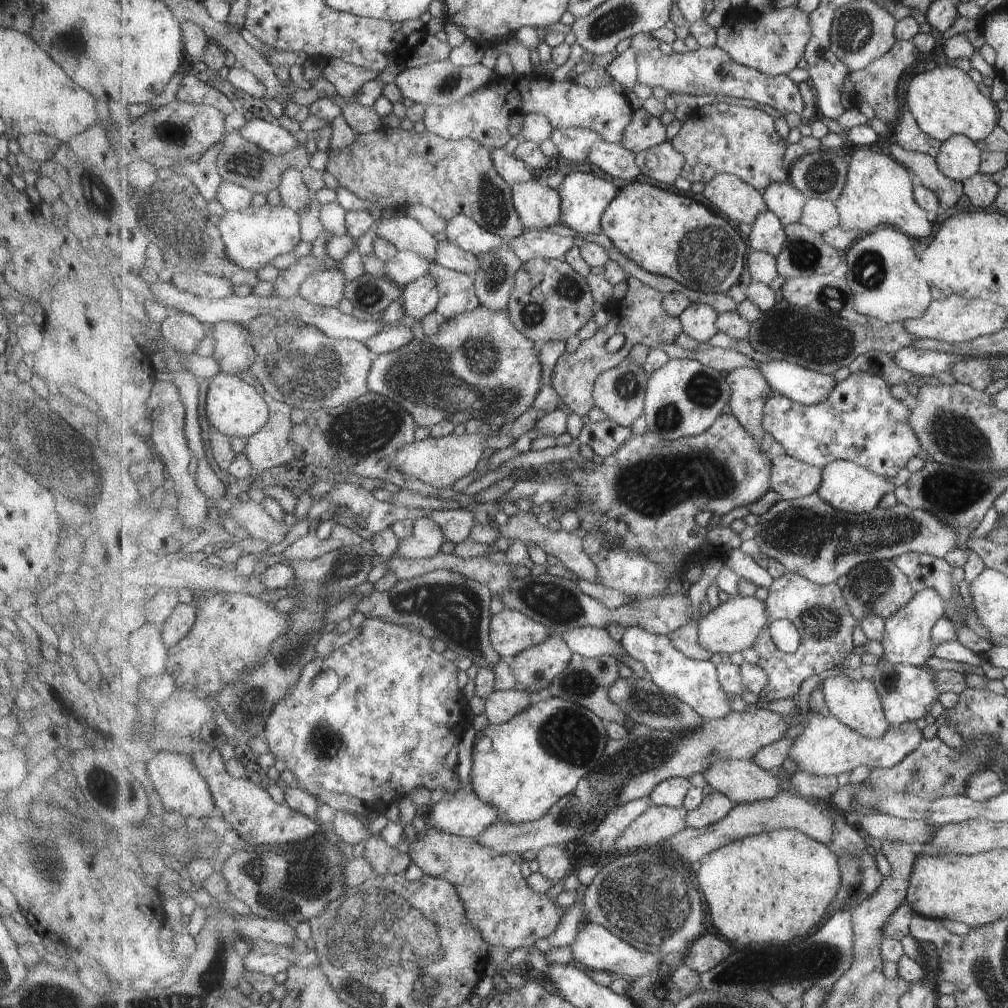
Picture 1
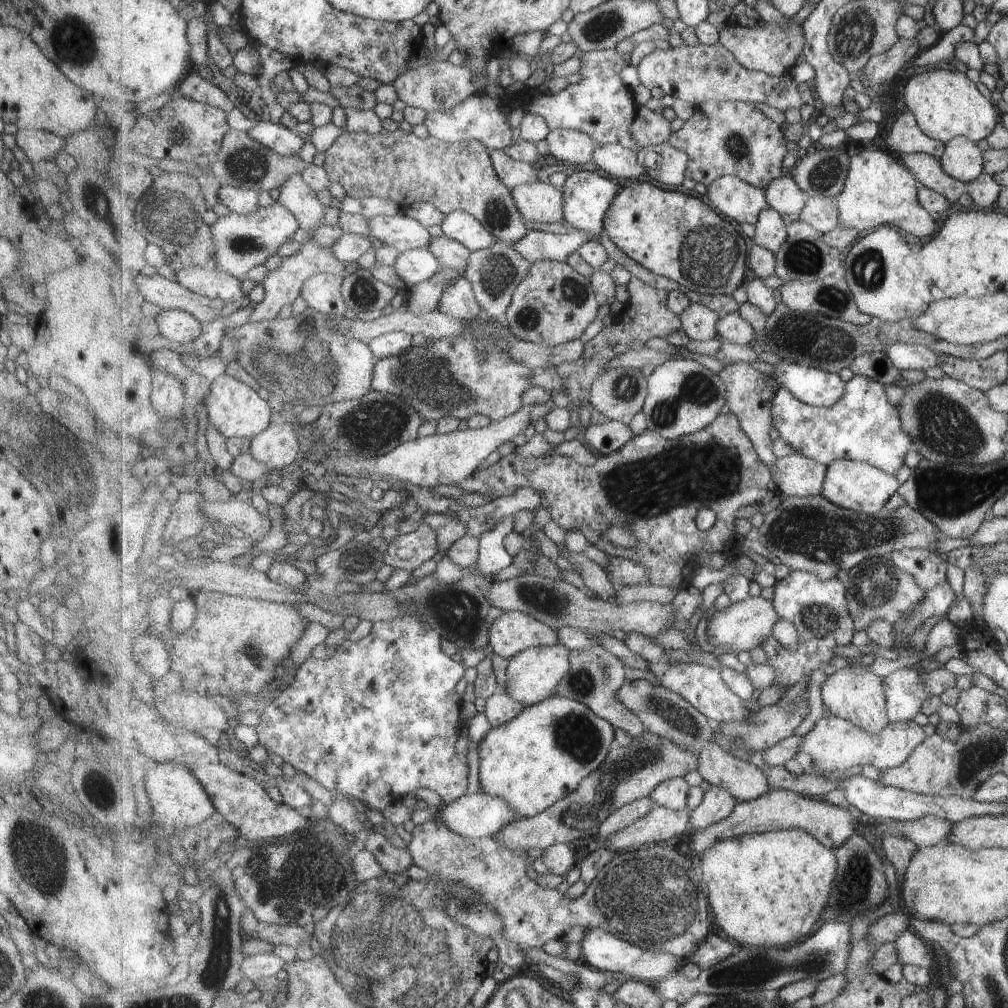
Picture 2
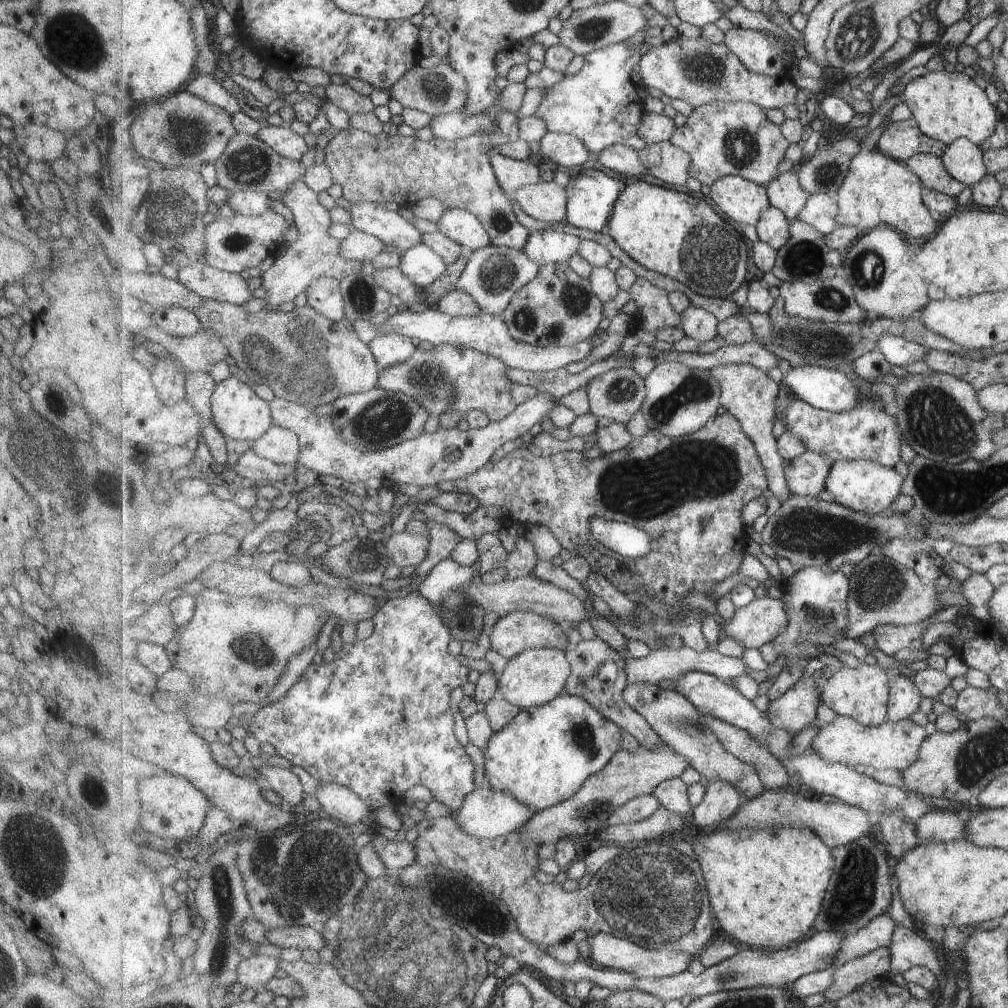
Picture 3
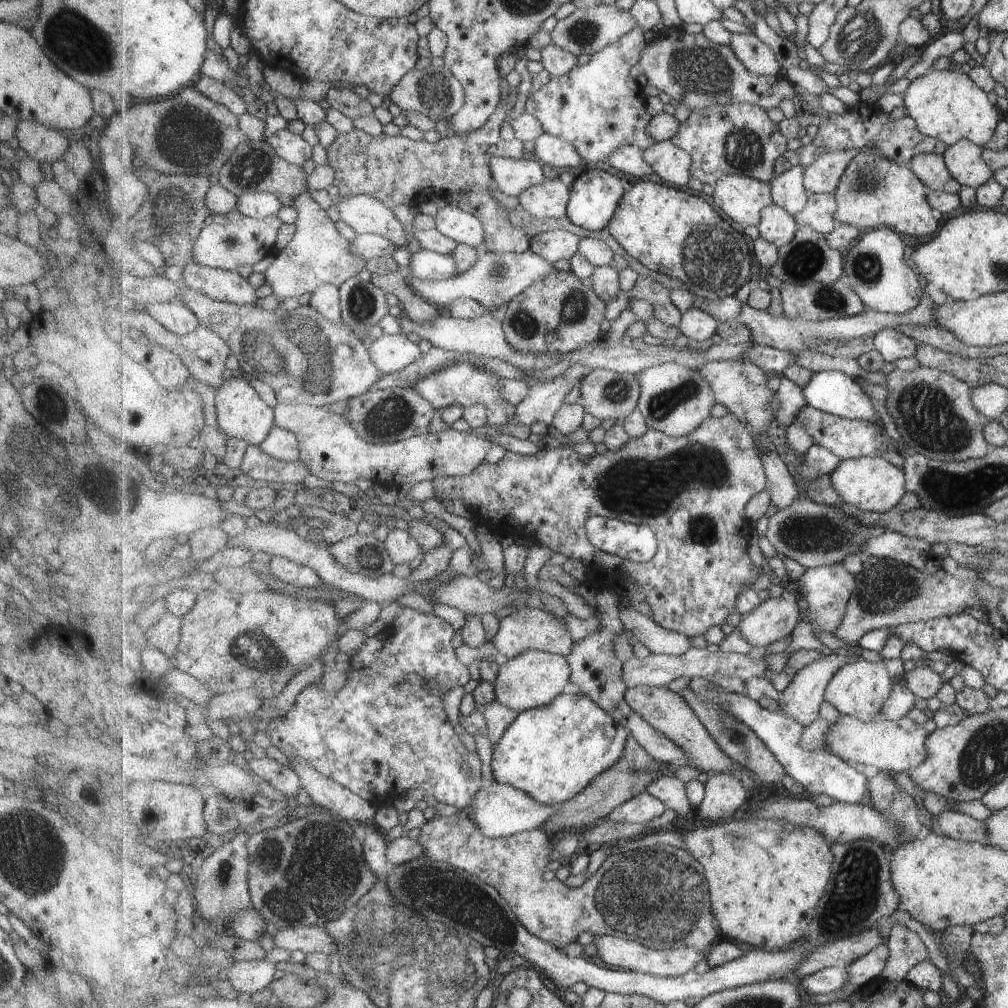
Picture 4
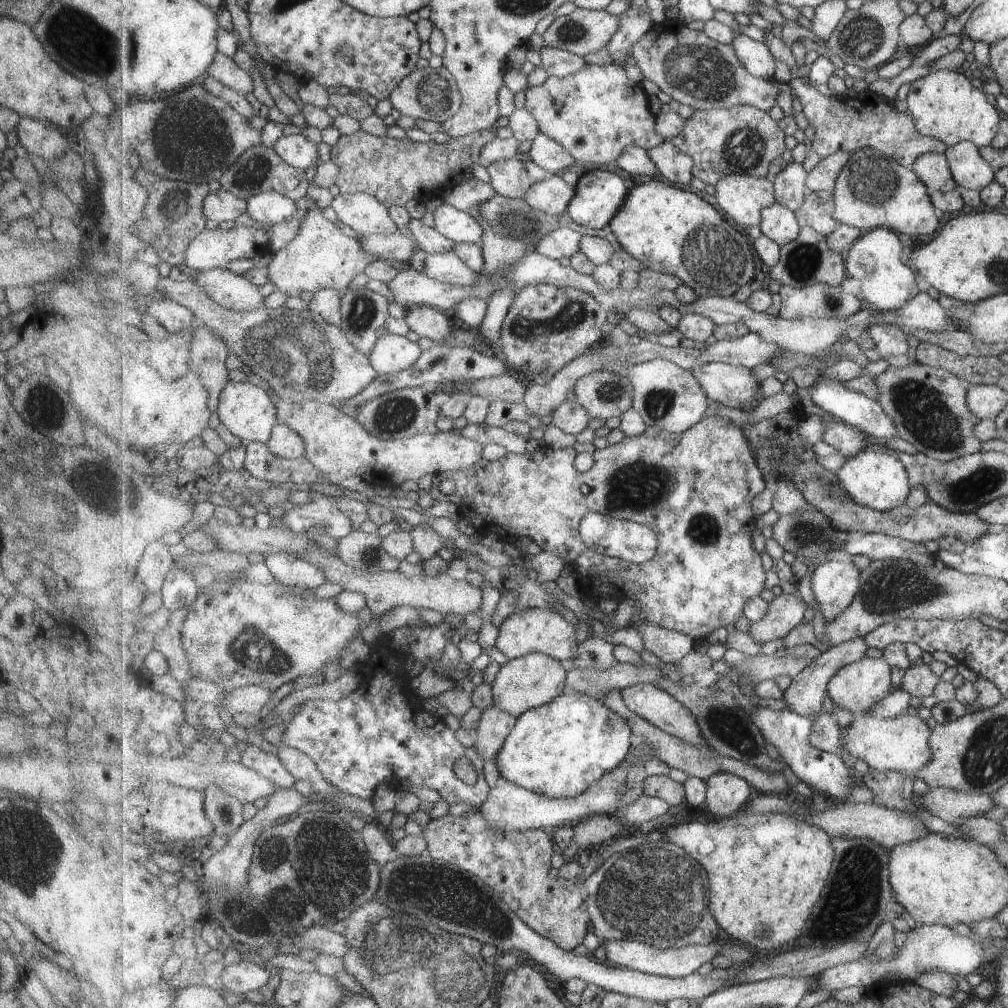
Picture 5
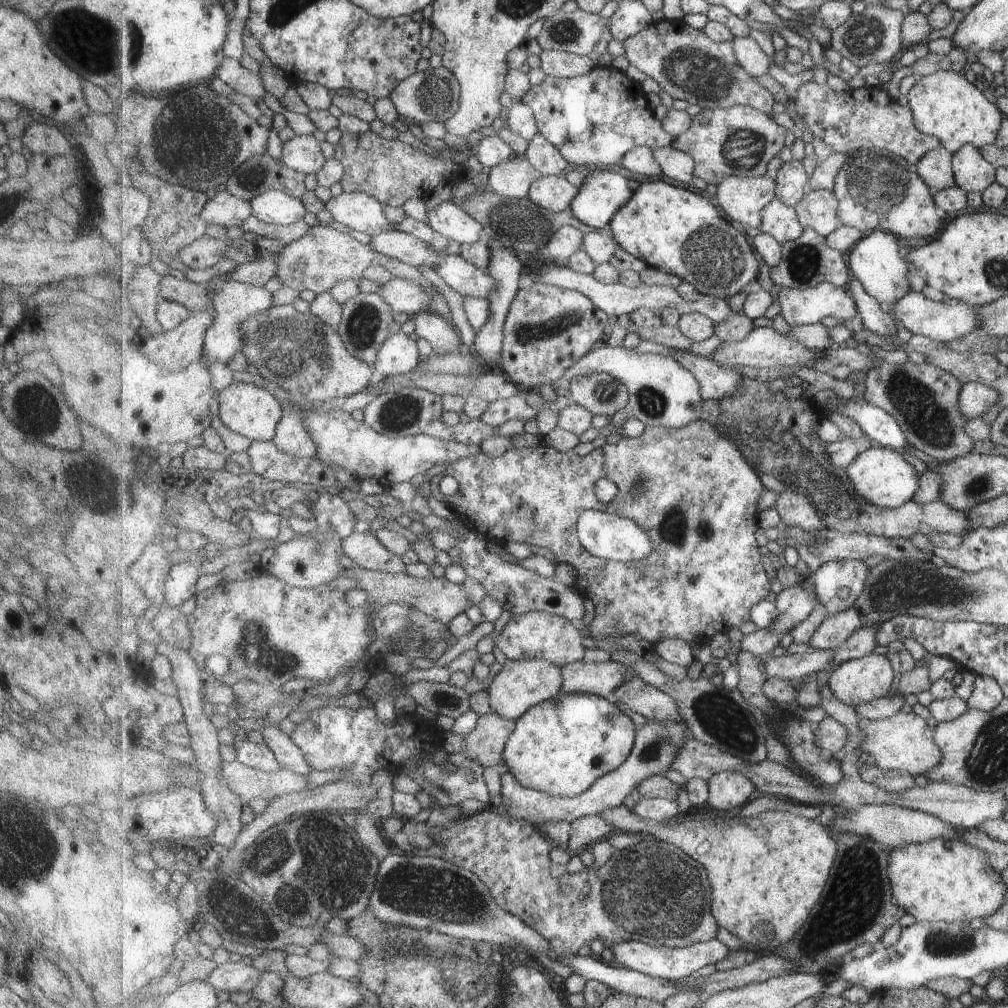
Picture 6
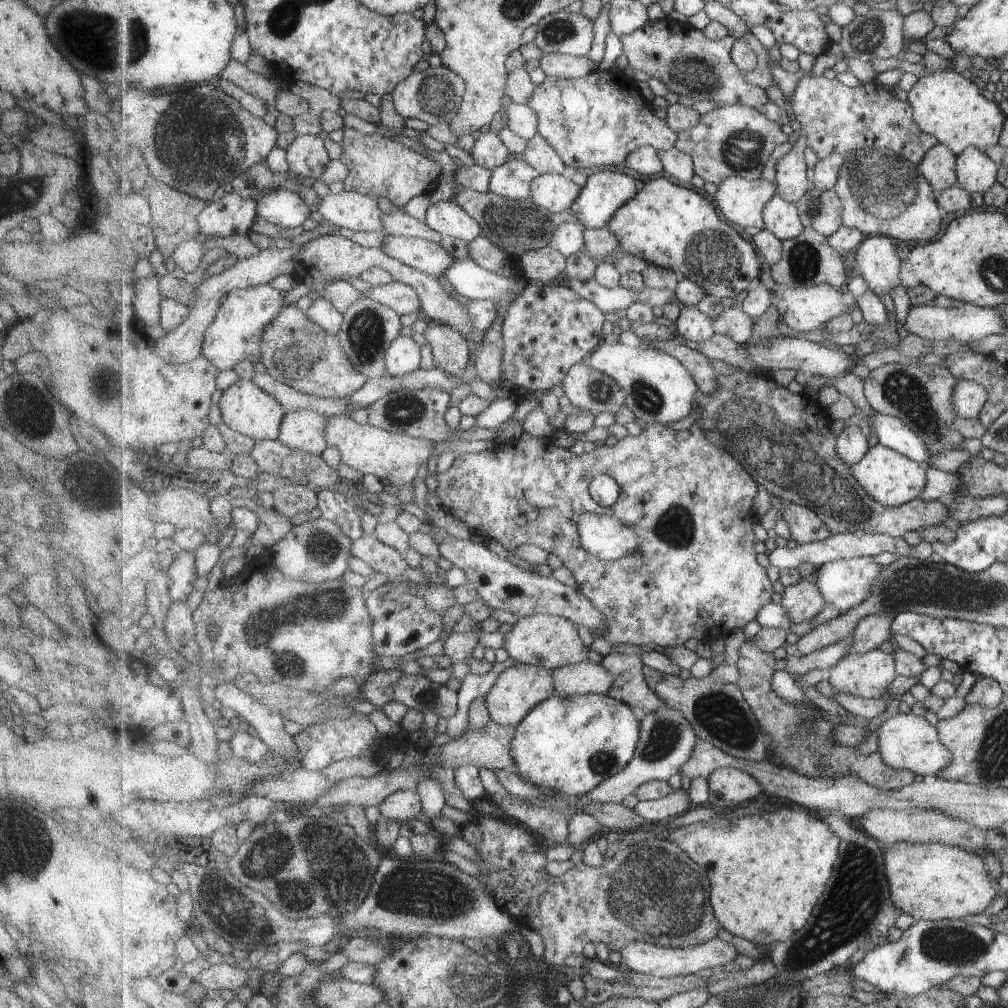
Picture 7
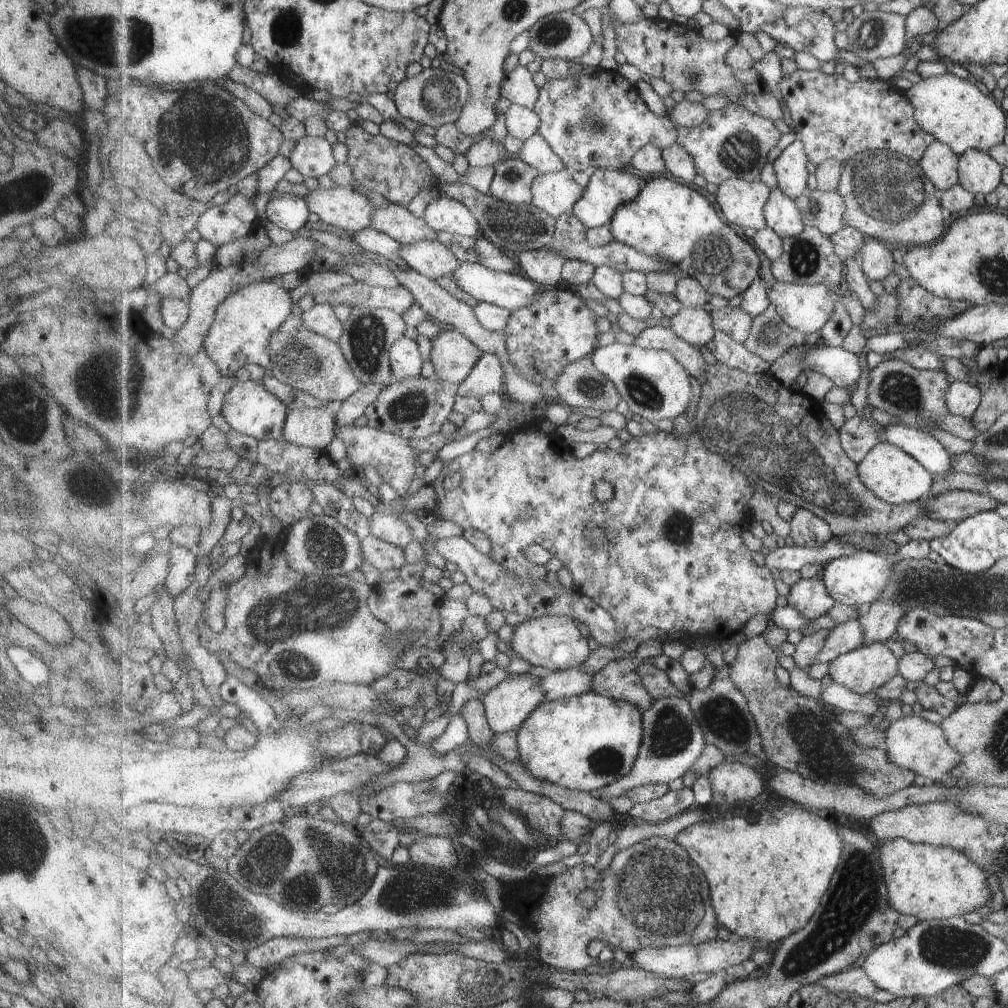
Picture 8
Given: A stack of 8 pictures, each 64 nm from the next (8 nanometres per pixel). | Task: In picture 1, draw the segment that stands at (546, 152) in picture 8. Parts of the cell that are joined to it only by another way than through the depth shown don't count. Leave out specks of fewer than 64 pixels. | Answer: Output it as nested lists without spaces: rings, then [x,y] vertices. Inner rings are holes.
[[[572,127],[555,129],[551,140],[558,149],[558,159],[585,163],[589,162],[591,150],[602,140],[602,137],[594,131]]]

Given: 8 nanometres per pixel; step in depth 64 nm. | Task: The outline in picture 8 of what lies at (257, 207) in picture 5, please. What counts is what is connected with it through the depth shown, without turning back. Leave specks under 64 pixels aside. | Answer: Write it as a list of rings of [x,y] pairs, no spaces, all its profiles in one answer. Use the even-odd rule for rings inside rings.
[[[283,192],[268,202],[265,216],[273,225],[294,235],[314,217],[305,198]]]

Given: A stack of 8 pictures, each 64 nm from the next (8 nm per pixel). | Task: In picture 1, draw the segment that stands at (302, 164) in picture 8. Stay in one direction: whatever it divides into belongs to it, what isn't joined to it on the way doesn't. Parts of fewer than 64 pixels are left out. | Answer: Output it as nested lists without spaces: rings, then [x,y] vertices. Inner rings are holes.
[[[264,119],[249,122],[241,135],[262,150],[276,156],[285,155],[287,152],[300,146],[300,135],[295,135],[277,122],[269,123]]]

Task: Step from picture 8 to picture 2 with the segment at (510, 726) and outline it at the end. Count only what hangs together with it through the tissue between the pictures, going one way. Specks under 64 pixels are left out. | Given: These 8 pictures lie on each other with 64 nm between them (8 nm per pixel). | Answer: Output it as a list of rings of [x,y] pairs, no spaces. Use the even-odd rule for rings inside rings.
[[[563,644],[556,646],[532,647],[520,654],[517,654],[509,661],[506,670],[505,692],[511,698],[525,704],[526,707],[547,701],[554,693],[558,692],[563,678],[570,674],[572,665],[568,649]]]

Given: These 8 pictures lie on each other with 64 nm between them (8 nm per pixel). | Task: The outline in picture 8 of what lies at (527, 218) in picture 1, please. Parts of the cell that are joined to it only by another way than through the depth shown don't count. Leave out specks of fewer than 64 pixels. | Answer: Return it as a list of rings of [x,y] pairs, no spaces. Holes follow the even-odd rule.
[[[569,171],[540,174],[534,180],[532,189],[532,204],[557,218],[562,214],[572,214],[573,206],[585,192],[585,187],[577,184]]]

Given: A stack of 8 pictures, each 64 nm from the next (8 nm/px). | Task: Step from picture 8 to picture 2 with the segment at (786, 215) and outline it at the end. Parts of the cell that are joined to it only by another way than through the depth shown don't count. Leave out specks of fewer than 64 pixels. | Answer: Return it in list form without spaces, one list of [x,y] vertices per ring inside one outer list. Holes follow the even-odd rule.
[[[771,208],[765,210],[759,216],[755,226],[756,232],[752,238],[753,245],[763,246],[775,254],[782,249],[787,238],[790,238],[786,219],[777,210]]]

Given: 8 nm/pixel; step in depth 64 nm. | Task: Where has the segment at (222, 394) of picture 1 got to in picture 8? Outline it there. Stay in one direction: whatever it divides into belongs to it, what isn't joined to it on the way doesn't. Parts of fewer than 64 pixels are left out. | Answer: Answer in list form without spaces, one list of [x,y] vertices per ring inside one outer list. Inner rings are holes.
[[[237,378],[236,384],[225,396],[221,412],[233,430],[265,441],[283,439],[283,428],[290,410],[285,402],[271,394],[260,381],[243,381]]]

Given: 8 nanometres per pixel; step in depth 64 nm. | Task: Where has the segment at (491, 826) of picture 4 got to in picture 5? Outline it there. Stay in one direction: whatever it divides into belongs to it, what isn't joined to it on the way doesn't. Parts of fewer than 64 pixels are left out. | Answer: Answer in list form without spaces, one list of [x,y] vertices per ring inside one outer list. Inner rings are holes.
[[[624,762],[614,771],[602,776],[595,781],[581,796],[571,798],[552,799],[541,796],[537,792],[517,786],[509,780],[499,778],[495,786],[489,788],[487,800],[481,804],[481,814],[489,820],[489,824],[497,830],[513,830],[513,832],[525,832],[526,830],[545,829],[552,831],[559,825],[574,826],[581,819],[596,814],[615,815],[623,806],[622,796],[628,788],[629,770],[637,762],[627,764]]]

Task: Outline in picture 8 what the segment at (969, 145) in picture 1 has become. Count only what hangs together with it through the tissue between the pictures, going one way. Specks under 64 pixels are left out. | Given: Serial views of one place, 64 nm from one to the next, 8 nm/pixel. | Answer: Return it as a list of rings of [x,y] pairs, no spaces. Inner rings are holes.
[[[968,149],[960,155],[958,173],[960,183],[973,194],[988,195],[1002,184],[1002,163],[986,151]]]

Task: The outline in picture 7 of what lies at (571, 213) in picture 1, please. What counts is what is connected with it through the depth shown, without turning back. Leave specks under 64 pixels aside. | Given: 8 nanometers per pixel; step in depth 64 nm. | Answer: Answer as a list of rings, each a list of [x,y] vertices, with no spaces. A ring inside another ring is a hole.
[[[593,172],[588,174],[579,198],[571,206],[573,214],[587,229],[609,226],[619,208],[639,192],[637,182],[621,172]]]

